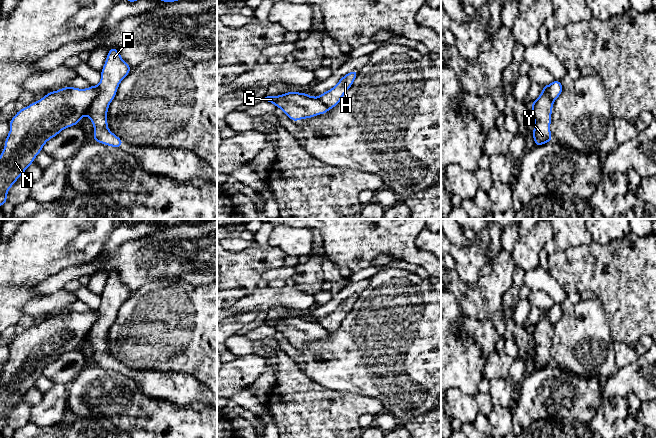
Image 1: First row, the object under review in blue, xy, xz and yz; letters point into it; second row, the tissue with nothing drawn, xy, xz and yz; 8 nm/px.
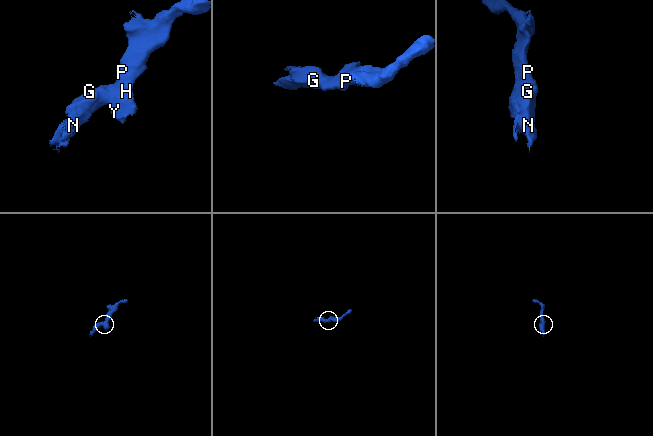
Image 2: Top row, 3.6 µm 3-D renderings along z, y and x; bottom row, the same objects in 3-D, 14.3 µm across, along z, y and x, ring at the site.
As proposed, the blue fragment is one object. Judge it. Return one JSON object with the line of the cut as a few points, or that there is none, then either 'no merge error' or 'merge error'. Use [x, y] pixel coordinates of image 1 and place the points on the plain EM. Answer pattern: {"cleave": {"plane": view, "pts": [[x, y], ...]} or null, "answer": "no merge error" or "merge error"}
{"cleave": {"plane": "xy", "pts": [[97, 310], [97, 319], [86, 335]]}, "answer": "merge error"}

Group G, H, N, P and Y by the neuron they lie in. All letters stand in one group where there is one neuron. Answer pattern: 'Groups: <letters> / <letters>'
Groups: G N / H P Y

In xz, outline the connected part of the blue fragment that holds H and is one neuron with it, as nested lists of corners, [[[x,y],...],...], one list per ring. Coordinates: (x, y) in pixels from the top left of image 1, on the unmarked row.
[[[353,294],[344,299],[332,313],[322,317],[317,322],[329,333],[336,331],[347,314],[352,310],[357,299],[358,294]]]

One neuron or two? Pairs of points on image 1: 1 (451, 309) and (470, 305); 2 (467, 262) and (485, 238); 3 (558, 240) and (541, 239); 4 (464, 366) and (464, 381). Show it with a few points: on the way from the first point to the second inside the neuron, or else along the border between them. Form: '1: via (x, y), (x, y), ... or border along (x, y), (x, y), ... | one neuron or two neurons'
1: border along (459, 302), (464, 313) | two neurons
2: via (473, 256), (485, 244) | one neuron
3: border along (552, 229), (552, 237), (543, 246) | two neurons
4: via (464, 370), (464, 377) | one neuron

